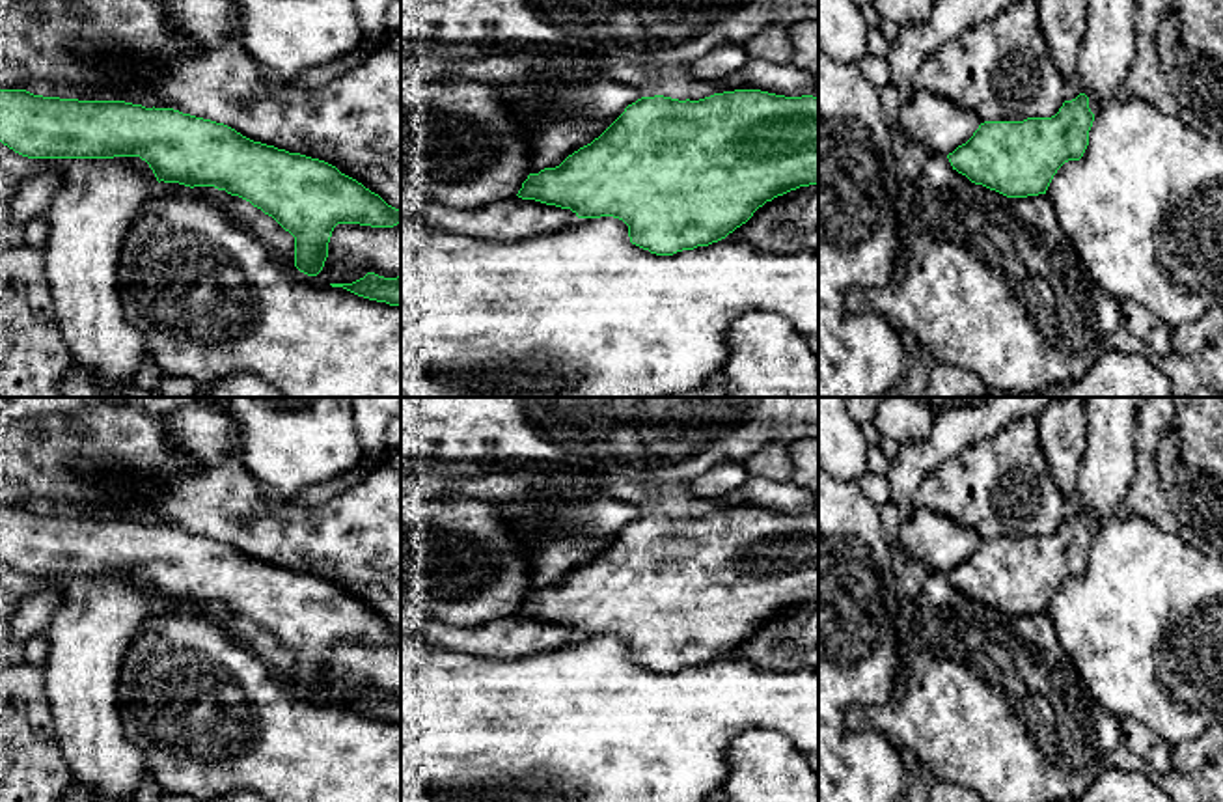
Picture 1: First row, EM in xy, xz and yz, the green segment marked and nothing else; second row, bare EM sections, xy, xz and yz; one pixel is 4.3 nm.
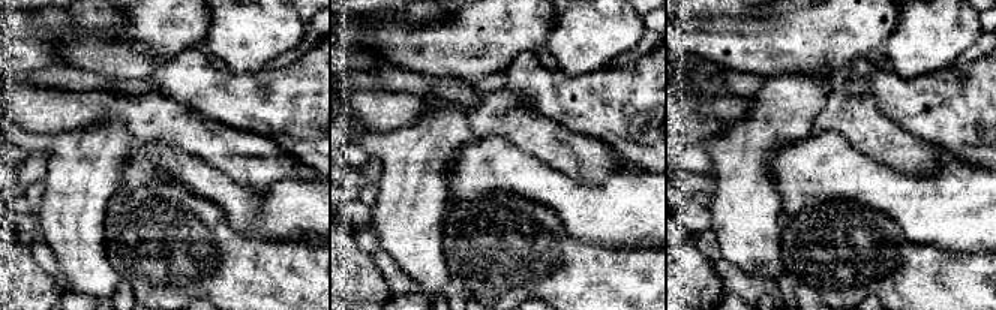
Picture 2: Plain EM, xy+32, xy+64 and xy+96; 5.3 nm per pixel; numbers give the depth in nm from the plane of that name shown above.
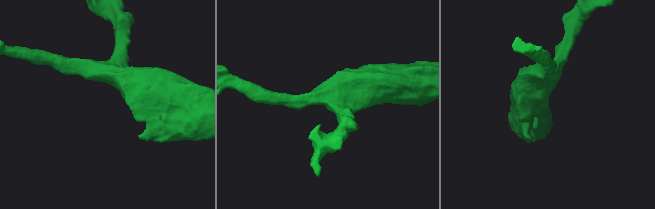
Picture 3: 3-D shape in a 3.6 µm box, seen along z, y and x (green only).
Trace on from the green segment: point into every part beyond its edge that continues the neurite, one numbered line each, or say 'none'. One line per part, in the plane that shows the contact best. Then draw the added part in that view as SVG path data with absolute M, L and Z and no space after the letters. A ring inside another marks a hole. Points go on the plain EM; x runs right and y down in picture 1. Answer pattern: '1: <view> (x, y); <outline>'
none

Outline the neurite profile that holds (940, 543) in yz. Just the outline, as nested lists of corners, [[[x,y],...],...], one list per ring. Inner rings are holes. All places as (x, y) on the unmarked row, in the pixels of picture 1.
[[[915,505],[899,530],[899,541],[910,558],[930,573],[949,573],[966,561],[981,539],[953,519]]]

